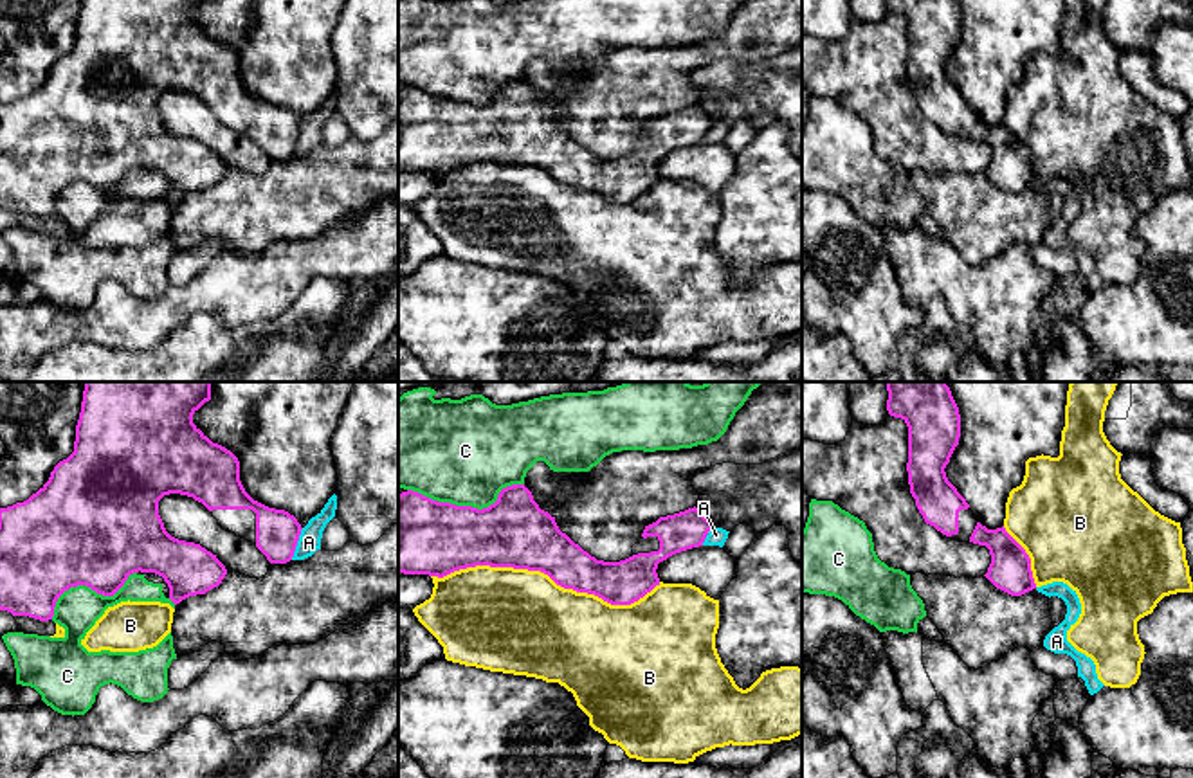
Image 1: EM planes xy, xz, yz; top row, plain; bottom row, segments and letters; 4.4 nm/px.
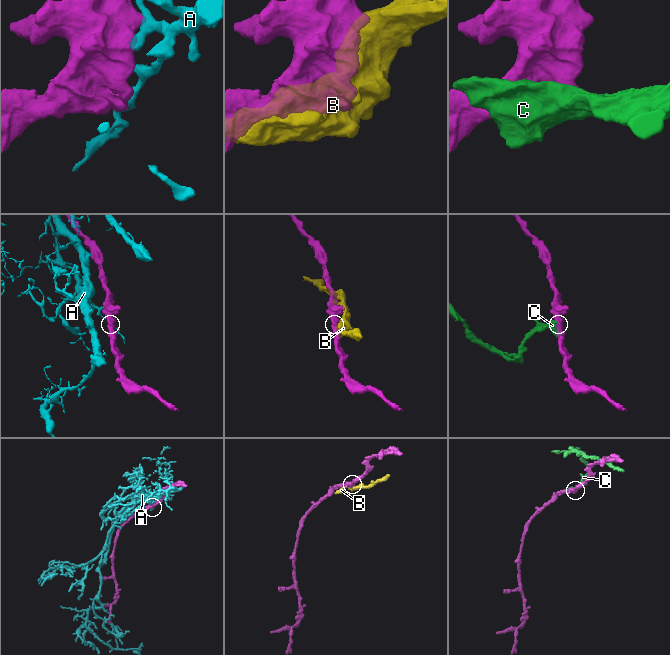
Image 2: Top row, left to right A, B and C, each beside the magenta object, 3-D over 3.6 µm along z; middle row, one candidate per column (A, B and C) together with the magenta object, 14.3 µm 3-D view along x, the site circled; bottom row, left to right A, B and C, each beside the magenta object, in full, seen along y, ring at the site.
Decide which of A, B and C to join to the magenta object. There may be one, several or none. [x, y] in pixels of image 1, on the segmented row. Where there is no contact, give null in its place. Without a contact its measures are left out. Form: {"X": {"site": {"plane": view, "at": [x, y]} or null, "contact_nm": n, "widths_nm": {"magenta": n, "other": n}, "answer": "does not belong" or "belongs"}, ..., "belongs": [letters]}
{"A": {"site": {"plane": "xy", "at": [296, 544]}, "contact_nm": 160, "widths_nm": {"magenta": 190, "other": 100}, "answer": "does not belong"}, "B": {"site": {"plane": "xz", "at": [546, 573]}, "contact_nm": 1000, "widths_nm": {"magenta": 320, "other": 460}, "answer": "does not belong"}, "C": {"site": {"plane": "xz", "at": [467, 506]}, "contact_nm": 500, "widths_nm": {"magenta": 340, "other": 460}, "answer": "does not belong"}, "belongs": []}

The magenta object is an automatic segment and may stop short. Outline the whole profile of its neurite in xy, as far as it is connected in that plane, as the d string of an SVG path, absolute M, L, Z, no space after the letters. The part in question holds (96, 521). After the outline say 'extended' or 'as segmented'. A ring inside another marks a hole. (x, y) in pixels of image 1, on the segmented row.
M85 382L74 452L27 501L0 508L0 611L49 621L58 598L70 587L87 585L97 594L114 596L139 571L162 576L175 605L218 587L227 569L216 555L166 531L159 501L169 493L202 502L223 529L252 542L270 564L292 560L303 529L297 519L254 501L240 481L238 457L193 423L193 414L209 400L211 382Z | extended

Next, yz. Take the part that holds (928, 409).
M885 382L888 391L887 411L901 418L908 427L908 484L915 506L924 522L952 540L986 546L991 564L984 574L997 589L1022 596L1036 589L1031 558L1025 549L1006 531L1006 528L988 529L982 526L966 499L946 477L946 465L959 445L961 414L946 382Z | extended

